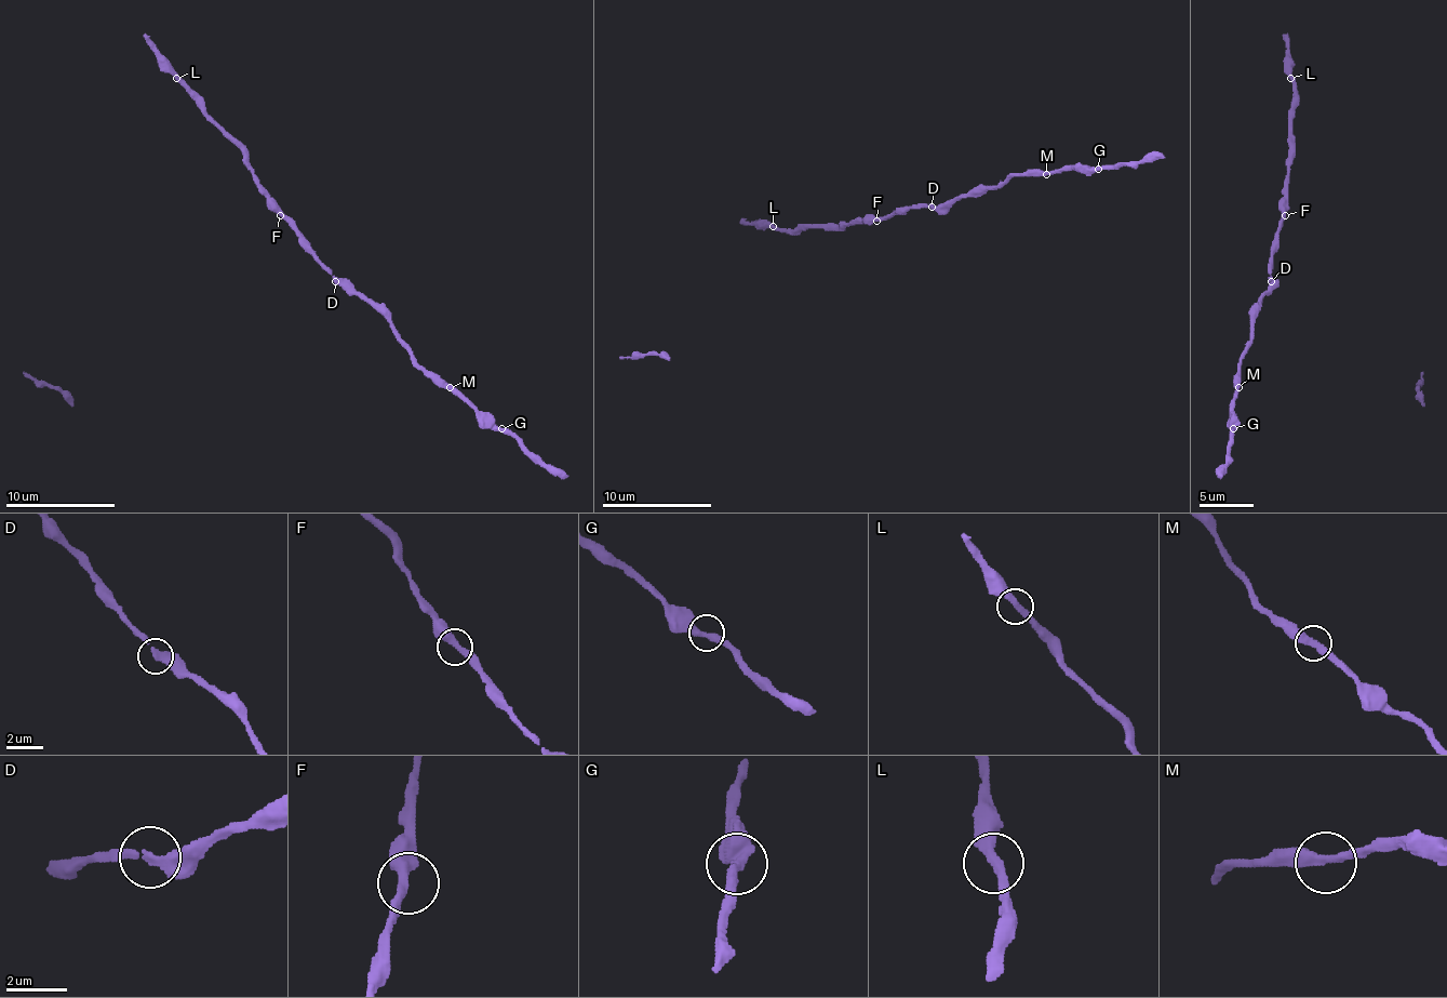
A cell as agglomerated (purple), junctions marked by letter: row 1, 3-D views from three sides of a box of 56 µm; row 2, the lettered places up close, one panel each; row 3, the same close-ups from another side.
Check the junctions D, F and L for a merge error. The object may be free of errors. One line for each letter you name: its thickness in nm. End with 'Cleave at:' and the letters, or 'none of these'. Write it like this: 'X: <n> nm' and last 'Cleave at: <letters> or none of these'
Cleave at: none of these

